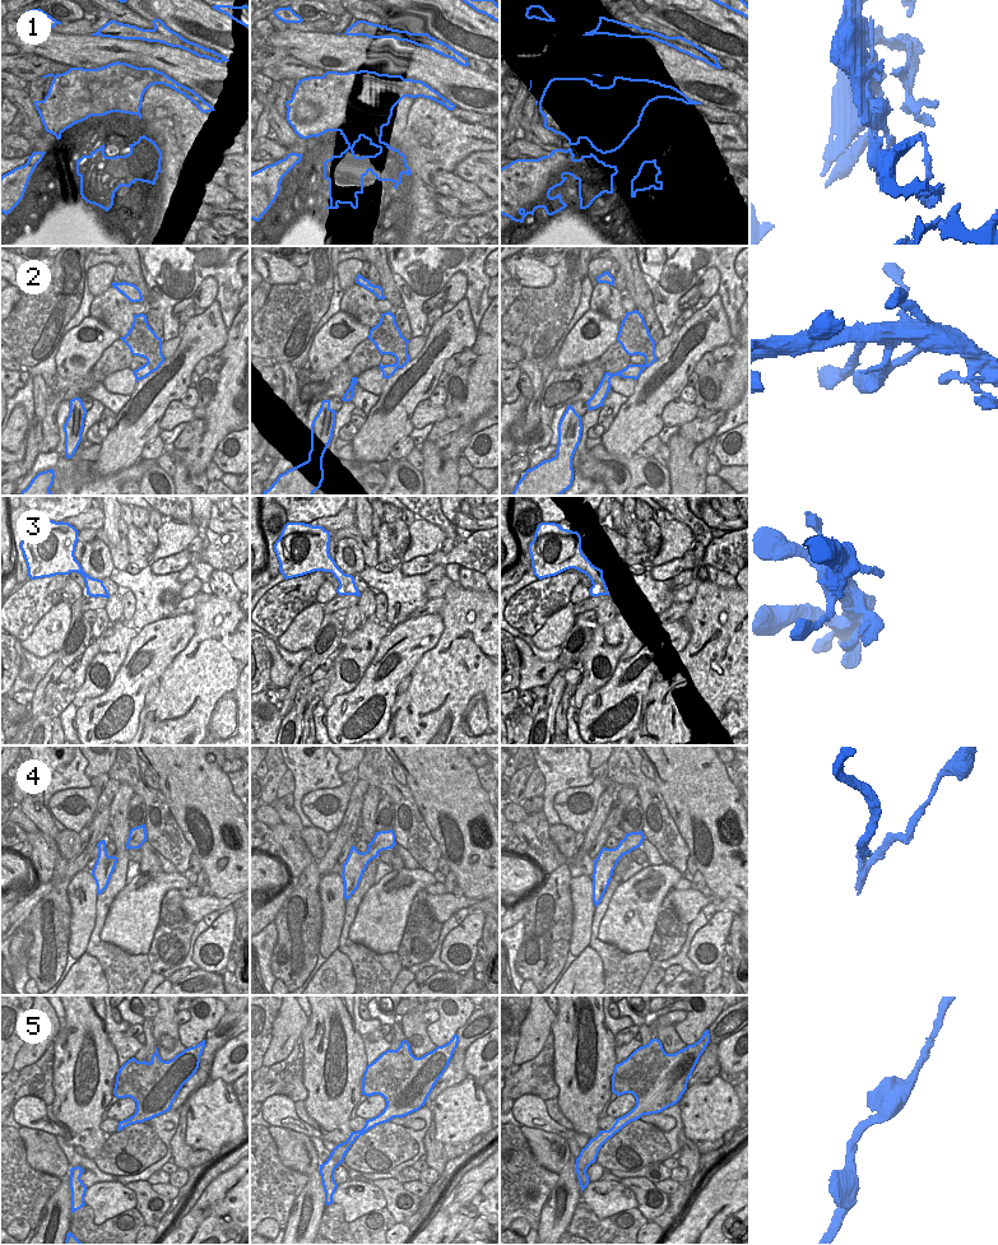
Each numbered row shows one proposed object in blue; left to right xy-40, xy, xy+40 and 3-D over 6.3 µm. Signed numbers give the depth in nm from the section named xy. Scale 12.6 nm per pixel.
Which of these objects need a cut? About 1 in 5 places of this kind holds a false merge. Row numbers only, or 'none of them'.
1

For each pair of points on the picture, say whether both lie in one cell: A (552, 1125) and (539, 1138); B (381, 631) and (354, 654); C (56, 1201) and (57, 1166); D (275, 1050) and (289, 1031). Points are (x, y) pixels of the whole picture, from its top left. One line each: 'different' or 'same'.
A: different
B: same
C: different
D: same

